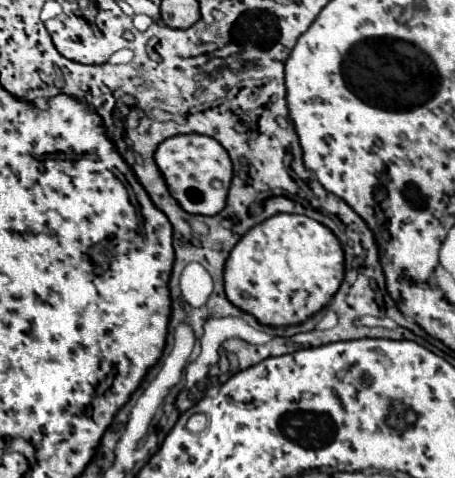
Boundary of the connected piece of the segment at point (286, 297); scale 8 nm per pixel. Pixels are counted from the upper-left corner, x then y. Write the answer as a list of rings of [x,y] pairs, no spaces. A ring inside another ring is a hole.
[[[277,213],[265,219],[263,223],[255,225],[251,231],[247,231],[243,239],[233,247],[225,265],[225,293],[231,299],[231,303],[255,315],[259,323],[275,327],[297,325],[329,305],[335,291],[339,289],[339,283],[343,281],[343,271],[343,249],[325,225],[305,215]]]

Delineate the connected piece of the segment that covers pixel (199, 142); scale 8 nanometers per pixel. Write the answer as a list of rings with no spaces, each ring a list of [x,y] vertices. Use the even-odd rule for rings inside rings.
[[[175,135],[165,139],[155,151],[155,163],[171,189],[173,199],[181,205],[183,211],[191,215],[217,215],[225,207],[229,183],[233,177],[233,167],[227,151],[213,139],[205,135]],[[211,181],[221,181],[221,189],[213,189]]]

